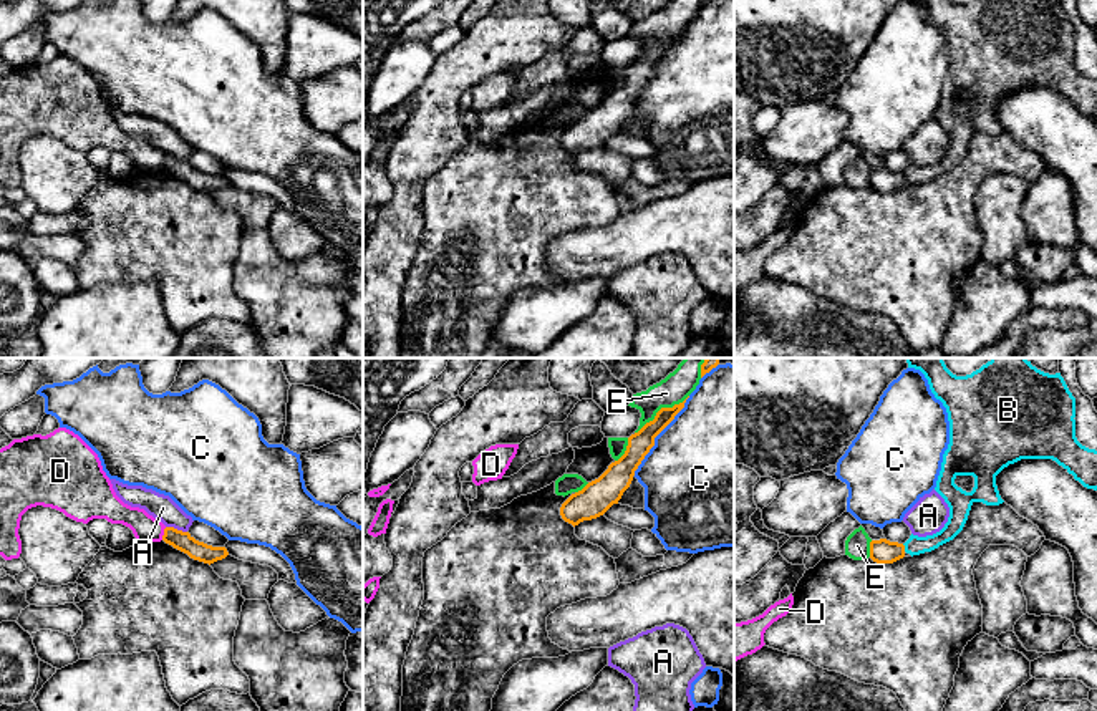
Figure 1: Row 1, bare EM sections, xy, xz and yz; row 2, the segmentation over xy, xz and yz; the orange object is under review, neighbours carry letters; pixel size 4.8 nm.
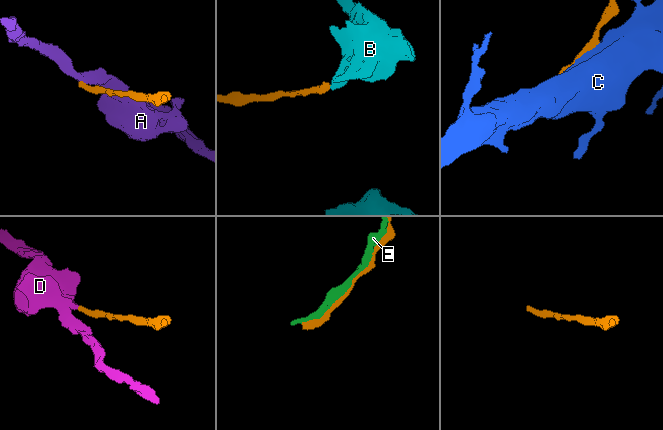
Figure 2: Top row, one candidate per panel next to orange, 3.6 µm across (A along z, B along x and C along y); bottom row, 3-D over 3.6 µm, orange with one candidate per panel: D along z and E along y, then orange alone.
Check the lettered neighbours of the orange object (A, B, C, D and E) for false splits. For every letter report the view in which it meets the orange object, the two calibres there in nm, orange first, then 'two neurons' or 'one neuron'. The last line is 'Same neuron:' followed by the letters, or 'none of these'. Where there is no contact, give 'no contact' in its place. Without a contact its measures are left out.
A: meets orange in xy; 90 nm thick on the orange side, 120 nm on the other; two neurons
B: meets orange in yz; 120 nm thick on the orange side, 90 nm on the other; two neurons
C: meets orange in xz; 120 nm thick on the orange side, 480 nm on the other; two neurons
D: meets orange in xy; 90 nm thick on the orange side, 130 nm on the other; two neurons
E: meets orange in xz; 120 nm thick on the orange side, 150 nm on the other; two neurons
Same neuron: none of these

